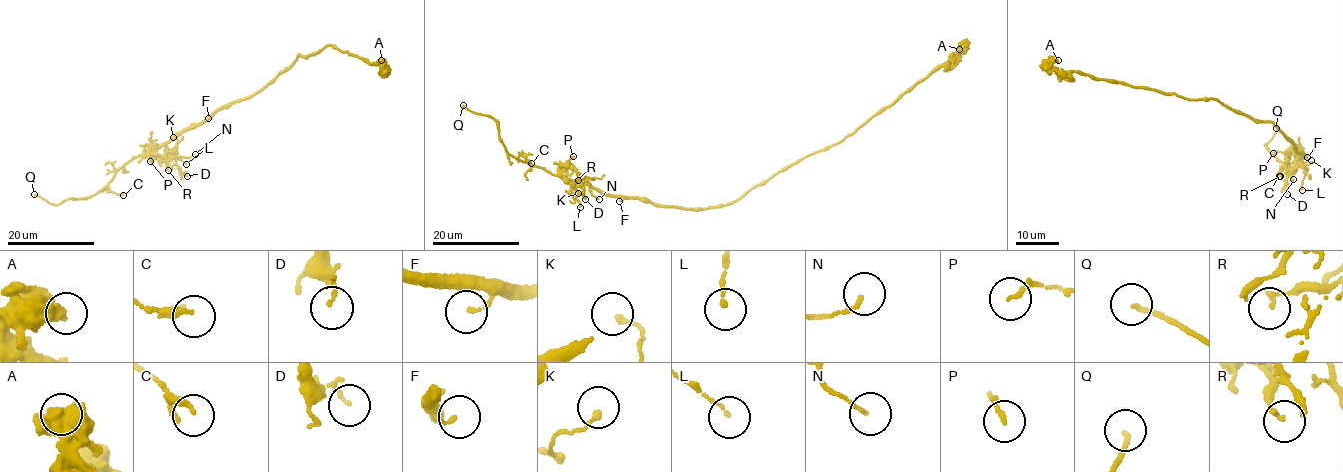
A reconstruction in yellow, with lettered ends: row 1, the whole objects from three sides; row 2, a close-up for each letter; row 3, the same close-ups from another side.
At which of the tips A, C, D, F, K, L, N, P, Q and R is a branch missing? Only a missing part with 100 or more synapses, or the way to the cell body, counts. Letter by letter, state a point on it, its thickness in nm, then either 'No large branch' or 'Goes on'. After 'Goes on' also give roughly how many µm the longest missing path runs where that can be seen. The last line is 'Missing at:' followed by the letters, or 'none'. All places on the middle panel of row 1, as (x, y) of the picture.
A: Place: (959, 49). Thickness 600 nm. No large branch
C: Place: (531, 163). Thickness 160 nm. No large branch
D: Place: (585, 199). Thickness 80 nm. No large branch
F: Place: (619, 201). Thickness 120 nm. No large branch
K: Place: (578, 193). Thickness 160 nm. No large branch
L: Place: (580, 207). Thickness 110 nm. No large branch
N: Place: (599, 199). Thickness 130 nm. No large branch
P: Place: (573, 156). Thickness 150 nm. No large branch
Q: Place: (463, 105). Thickness 150 nm. Goes on. Missing length about 4 µm
R: Place: (578, 180). Thickness 140 nm. No large branch
Missing at: Q

